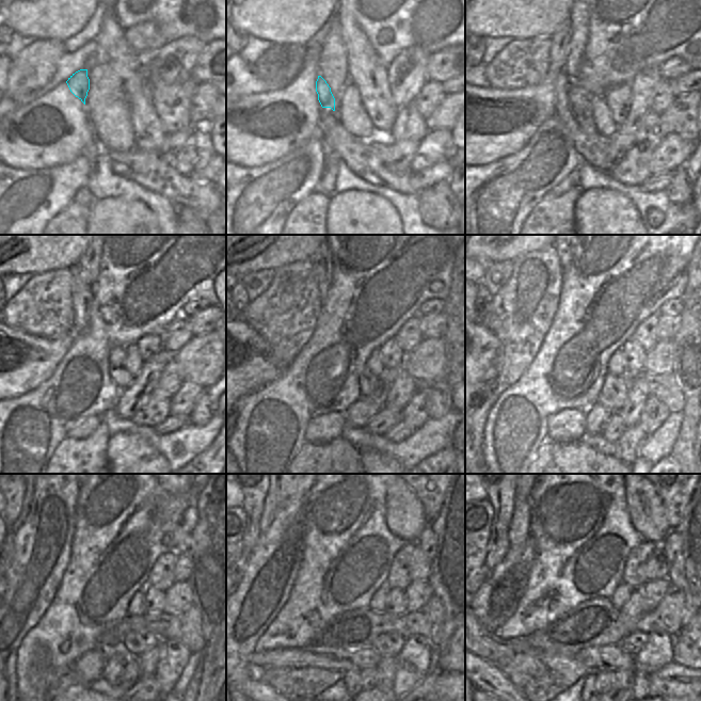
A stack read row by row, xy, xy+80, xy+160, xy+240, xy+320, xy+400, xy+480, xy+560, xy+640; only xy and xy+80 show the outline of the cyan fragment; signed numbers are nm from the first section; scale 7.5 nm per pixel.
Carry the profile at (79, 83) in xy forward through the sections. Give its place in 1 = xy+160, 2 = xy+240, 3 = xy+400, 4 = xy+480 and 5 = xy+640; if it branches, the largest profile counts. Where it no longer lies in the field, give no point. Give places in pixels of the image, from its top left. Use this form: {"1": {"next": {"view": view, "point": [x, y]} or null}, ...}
{"1": {"next": {"view": "xy+160", "point": [578, 98]}}, "2": {"next": {"view": "xy+240", "point": [121, 376]}}, "3": {"next": {"view": "xy+400", "point": [614, 393]}}, "4": {"next": {"view": "xy+480", "point": [136, 642]}}, "5": {"next": {"view": "xy+640", "point": [635, 641]}}}

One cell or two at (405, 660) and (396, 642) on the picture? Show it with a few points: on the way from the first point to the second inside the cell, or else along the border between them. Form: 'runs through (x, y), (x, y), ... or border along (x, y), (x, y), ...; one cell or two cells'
border along (405, 637), (401, 650), (394, 657); two cells

